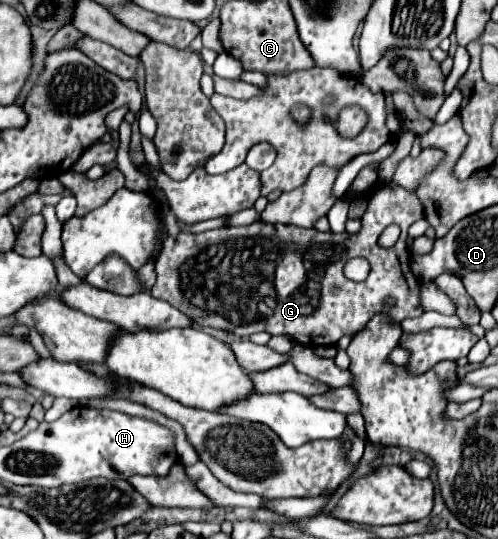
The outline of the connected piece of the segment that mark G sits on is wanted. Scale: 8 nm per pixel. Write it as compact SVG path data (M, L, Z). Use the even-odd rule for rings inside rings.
M389 184L371 196L369 208L363 214L363 230L359 234L333 234L319 232L315 228L297 228L291 224L269 224L257 220L249 226L227 226L201 234L181 232L177 238L169 236L159 258L155 260L157 282L151 288L151 296L165 300L199 326L211 326L217 330L231 332L241 338L249 338L257 332L289 334L301 346L335 346L343 336L355 336L361 332L375 314L387 314L393 324L401 324L403 318L421 316L421 280L411 272L411 252L407 250L407 228L425 216L423 204L413 192L401 186ZM397 224L401 236L395 246L381 248L377 244L379 234L389 226ZM361 256L369 260L371 272L365 282L353 282L345 278L343 268L347 260ZM383 298L397 298L395 308L383 308Z

